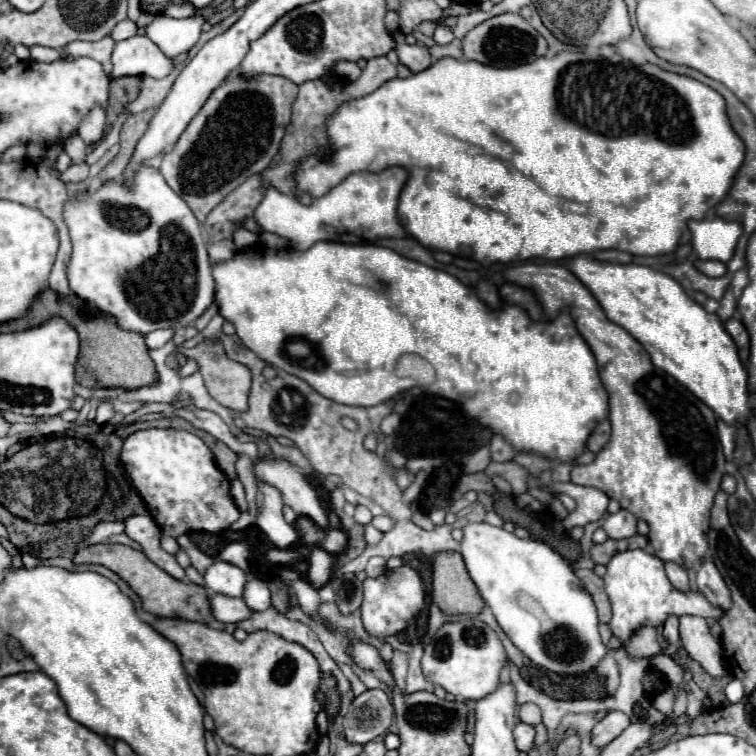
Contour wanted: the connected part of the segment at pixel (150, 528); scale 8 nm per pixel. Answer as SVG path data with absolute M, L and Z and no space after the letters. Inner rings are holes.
M134 515L126 519L126 535L142 545L146 557L152 563L156 563L158 567L162 567L166 573L170 573L176 579L182 579L182 581L186 579L186 573L178 565L176 557L166 553L160 547L160 527L154 523L150 515Z

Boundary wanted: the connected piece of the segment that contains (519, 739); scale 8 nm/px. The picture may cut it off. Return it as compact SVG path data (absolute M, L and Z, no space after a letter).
M518 723L514 729L514 739L520 751L530 751L534 747L534 727L526 723Z

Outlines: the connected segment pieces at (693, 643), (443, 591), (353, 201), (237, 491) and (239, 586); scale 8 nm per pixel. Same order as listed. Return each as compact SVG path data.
M694 615L680 617L680 639L684 649L692 659L696 659L706 673L712 677L722 677L724 661L722 661L722 645L712 637L708 629L708 621Z
M442 551L432 559L432 601L448 615L476 615L484 601L460 553Z
M400 165L388 167L380 173L360 171L348 175L342 183L314 199L310 205L302 205L298 199L270 187L254 211L254 219L264 231L284 237L290 247L298 251L304 251L322 239L338 243L374 243L384 237L408 237L396 215L398 197L406 179L408 171Z
M234 479L232 481L232 499L236 501L236 505L238 505L238 509L240 511L246 511L246 499L244 499L244 485L238 481L238 479Z
M216 561L204 575L208 591L228 595L228 597L242 597L244 587L250 579L252 579L252 573L222 561Z

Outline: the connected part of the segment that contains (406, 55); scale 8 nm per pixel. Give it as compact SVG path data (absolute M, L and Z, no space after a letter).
M394 33L396 41L396 53L402 65L406 65L412 73L420 73L426 67L430 67L430 53L424 45L408 45L402 37L402 33Z

